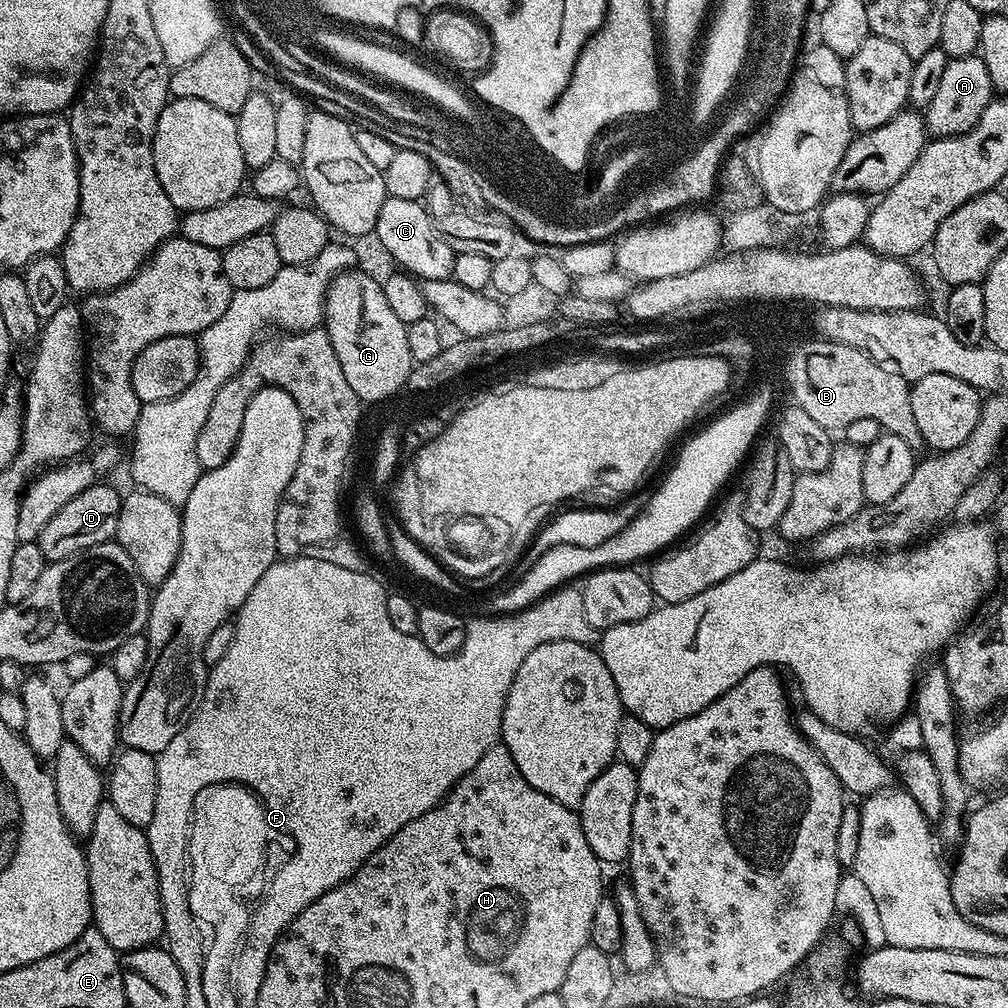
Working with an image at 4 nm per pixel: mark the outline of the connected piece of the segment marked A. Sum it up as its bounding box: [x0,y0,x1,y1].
[923,54,993,138]

